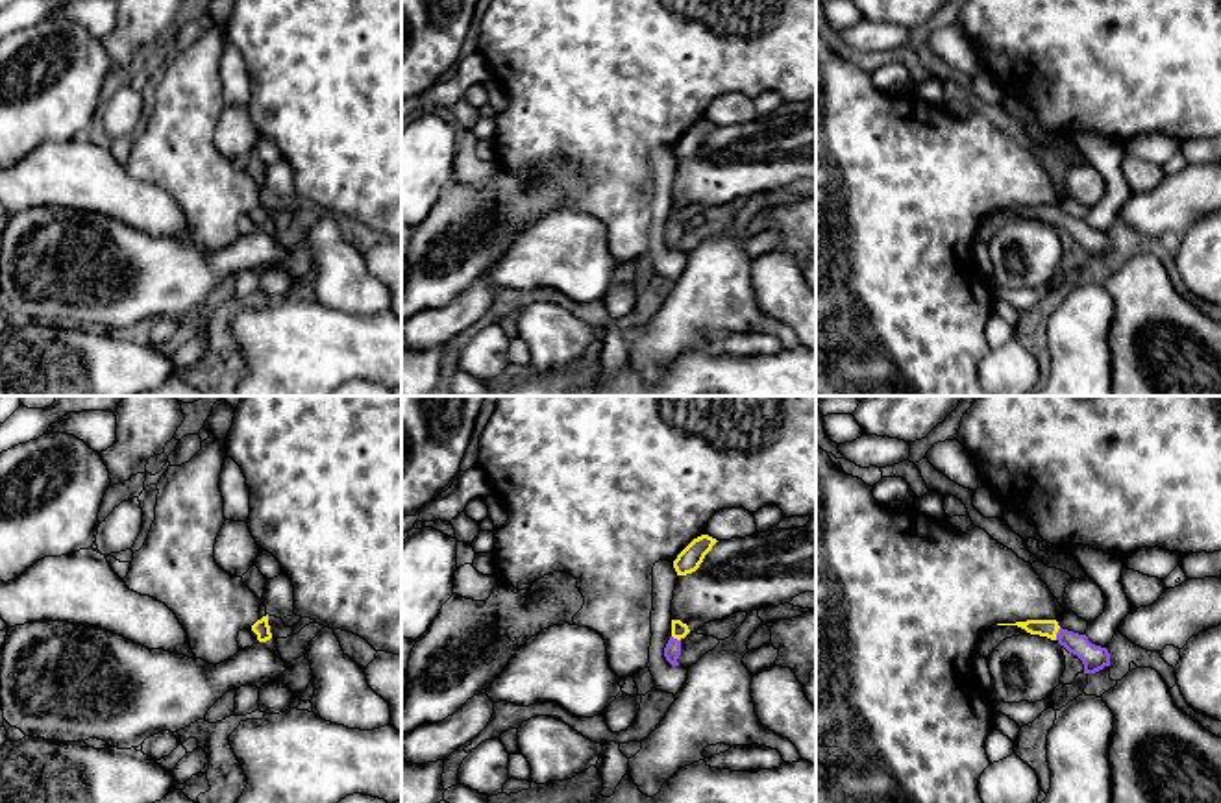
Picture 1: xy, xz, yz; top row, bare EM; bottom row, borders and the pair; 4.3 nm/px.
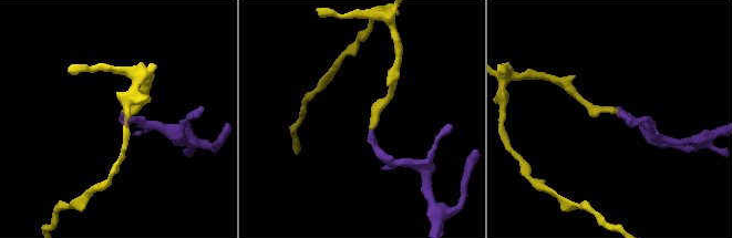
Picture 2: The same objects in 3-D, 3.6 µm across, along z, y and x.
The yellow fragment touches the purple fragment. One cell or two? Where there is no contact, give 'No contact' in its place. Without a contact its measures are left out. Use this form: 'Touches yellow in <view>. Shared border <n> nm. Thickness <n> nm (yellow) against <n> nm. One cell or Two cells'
Touches yellow in yz. Shared border 60 nm. Thickness 80 nm (yellow) against 110 nm. One cell

